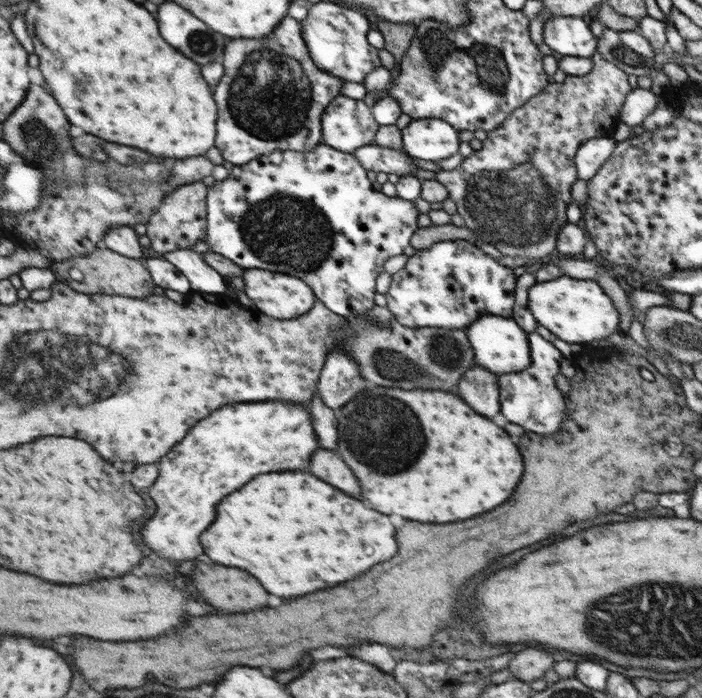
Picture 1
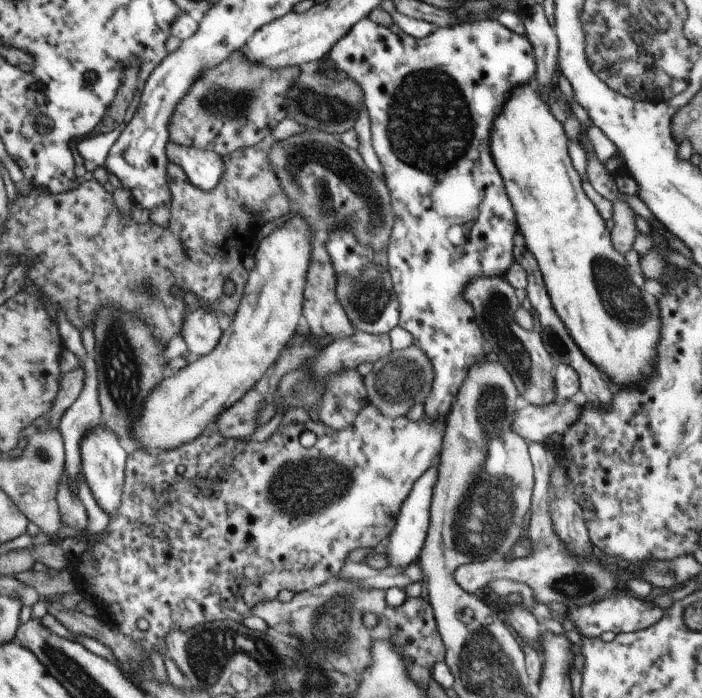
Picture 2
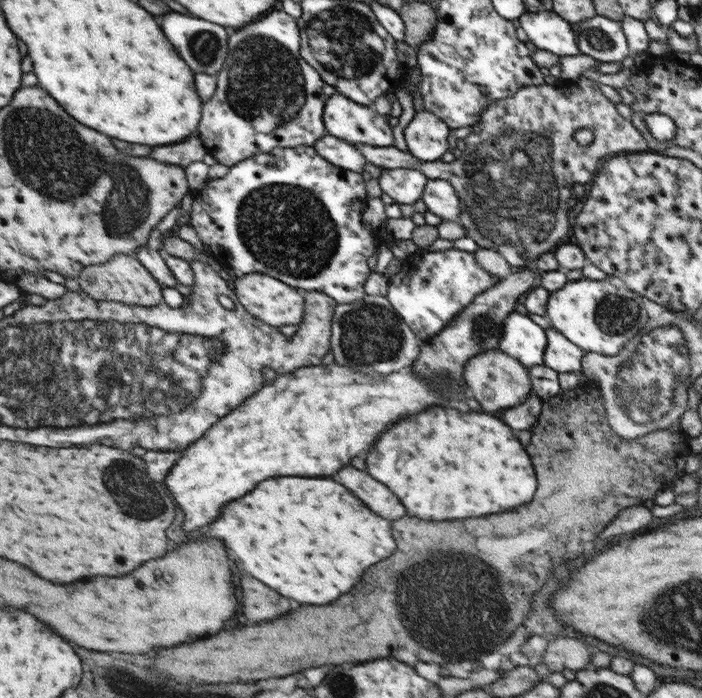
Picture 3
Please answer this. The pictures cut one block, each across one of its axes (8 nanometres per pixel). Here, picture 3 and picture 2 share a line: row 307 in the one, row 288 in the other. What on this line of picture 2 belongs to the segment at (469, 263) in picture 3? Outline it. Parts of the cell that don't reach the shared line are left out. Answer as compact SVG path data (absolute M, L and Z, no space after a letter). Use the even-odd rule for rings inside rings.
M367 17L355 23L335 43L334 48L329 53L329 58L333 61L336 69L345 77L351 78L353 82L357 82L361 92L363 92L363 104L369 117L371 146L378 158L384 182L390 190L391 206L389 209L394 214L390 227L391 236L386 250L386 266L387 272L391 276L393 292L397 297L397 302L399 302L399 322L397 322L397 325L411 334L412 344L415 344L417 348L421 348L425 352L427 360L431 360L433 384L431 385L431 392L427 394L425 402L422 404L422 417L429 418L429 420L439 418L443 423L444 418L453 406L454 399L457 398L457 392L461 390L467 372L473 364L483 360L483 356L488 353L488 346L485 345L485 335L478 327L474 309L471 308L470 304L467 304L466 300L463 300L463 288L466 288L469 280L474 280L479 276L485 276L485 278L503 277L507 268L509 268L509 264L513 262L514 250L511 250L511 248L514 248L514 235L517 231L516 220L513 218L513 208L509 204L509 198L503 190L503 182L501 176L499 176L499 171L495 168L495 163L491 158L489 130L491 130L491 124L493 124L495 116L501 112L503 102L509 98L511 90L521 86L521 84L528 84L535 80L538 64L535 64L534 49L531 48L530 40L527 40L525 35L519 36L519 34L511 32L511 29L505 28L497 22L497 19L492 19L492 17L478 22L463 21L463 24L440 27L422 39L414 39L405 33L393 34L387 27L375 24ZM451 228L453 228L453 234L457 230L461 230L461 238L457 238L457 244L453 244L447 238Z

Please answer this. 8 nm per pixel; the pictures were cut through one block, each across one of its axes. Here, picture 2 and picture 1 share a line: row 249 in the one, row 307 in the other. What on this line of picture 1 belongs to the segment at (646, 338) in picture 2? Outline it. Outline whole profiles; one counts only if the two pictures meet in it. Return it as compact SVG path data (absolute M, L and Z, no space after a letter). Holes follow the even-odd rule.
M561 275L547 282L534 282L527 289L527 308L539 326L547 328L553 336L567 344L588 343L620 332L617 326L619 312L595 281Z

